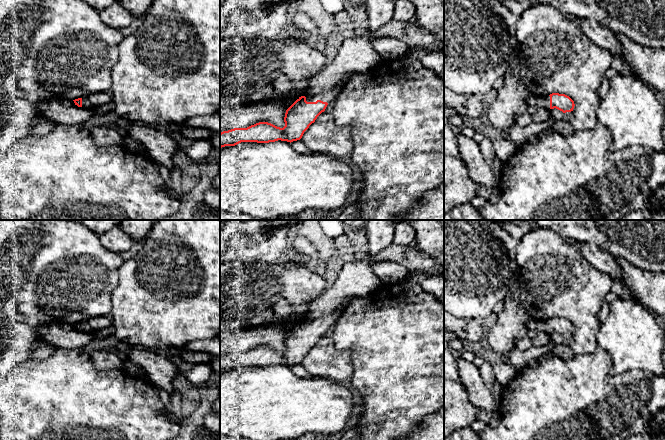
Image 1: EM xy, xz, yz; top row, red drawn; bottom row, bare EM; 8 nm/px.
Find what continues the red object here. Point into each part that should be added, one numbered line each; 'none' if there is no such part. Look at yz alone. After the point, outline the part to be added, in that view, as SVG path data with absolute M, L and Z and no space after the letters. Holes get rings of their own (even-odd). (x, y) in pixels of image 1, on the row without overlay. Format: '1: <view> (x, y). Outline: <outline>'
1: yz (542, 325). Outline: M532 320L526 324L526 328L544 331L550 334L550 320Z

